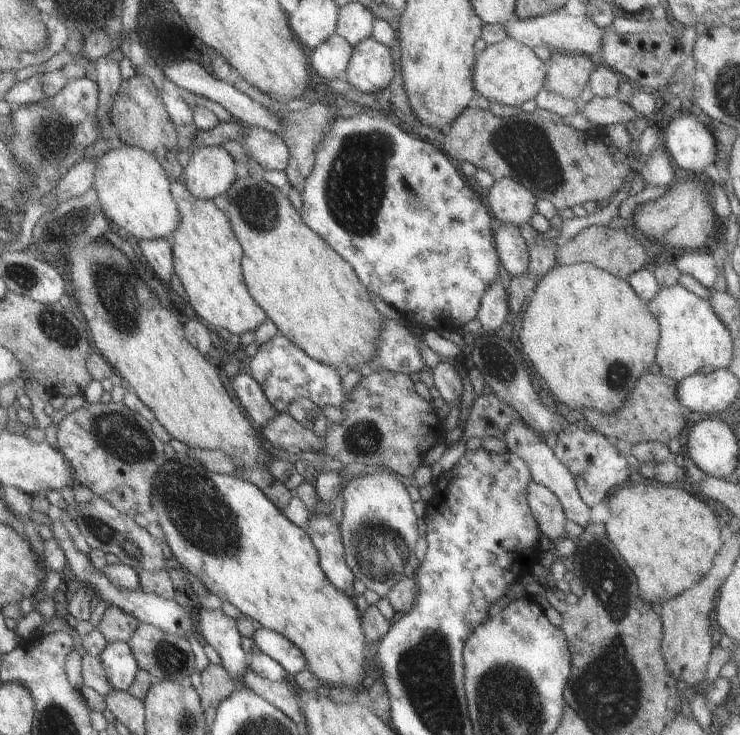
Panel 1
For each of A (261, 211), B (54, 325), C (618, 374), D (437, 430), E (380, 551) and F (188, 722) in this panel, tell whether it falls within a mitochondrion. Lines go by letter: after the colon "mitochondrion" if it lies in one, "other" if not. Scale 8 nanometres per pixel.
A: mitochondrion
B: mitochondrion
C: mitochondrion
D: other
E: mitochondrion
F: mitochondrion

